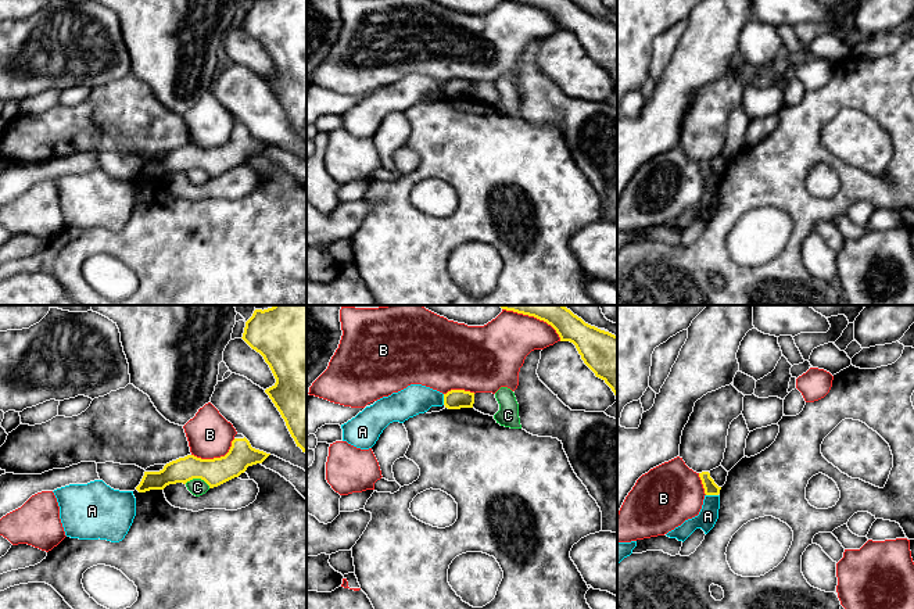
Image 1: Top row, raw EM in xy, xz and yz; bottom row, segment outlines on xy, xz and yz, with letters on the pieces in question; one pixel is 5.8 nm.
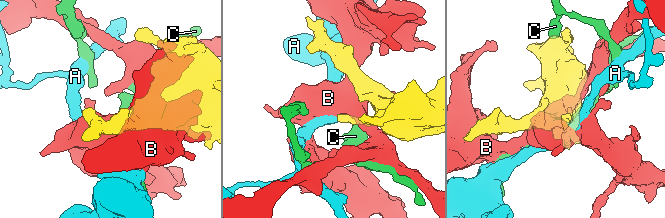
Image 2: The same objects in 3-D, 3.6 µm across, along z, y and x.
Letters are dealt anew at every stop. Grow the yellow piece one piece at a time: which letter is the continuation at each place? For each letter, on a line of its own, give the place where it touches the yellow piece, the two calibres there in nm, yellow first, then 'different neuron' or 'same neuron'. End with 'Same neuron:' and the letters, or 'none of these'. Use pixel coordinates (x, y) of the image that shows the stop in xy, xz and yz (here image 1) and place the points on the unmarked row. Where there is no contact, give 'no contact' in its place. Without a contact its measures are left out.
A: yz (712, 183) | 80/120 nm | different neuron
B: xy (215, 147) | 160/260 nm | different neuron
C: xy (197, 167) | 160/100 nm | different neuron
Same neuron: none of these

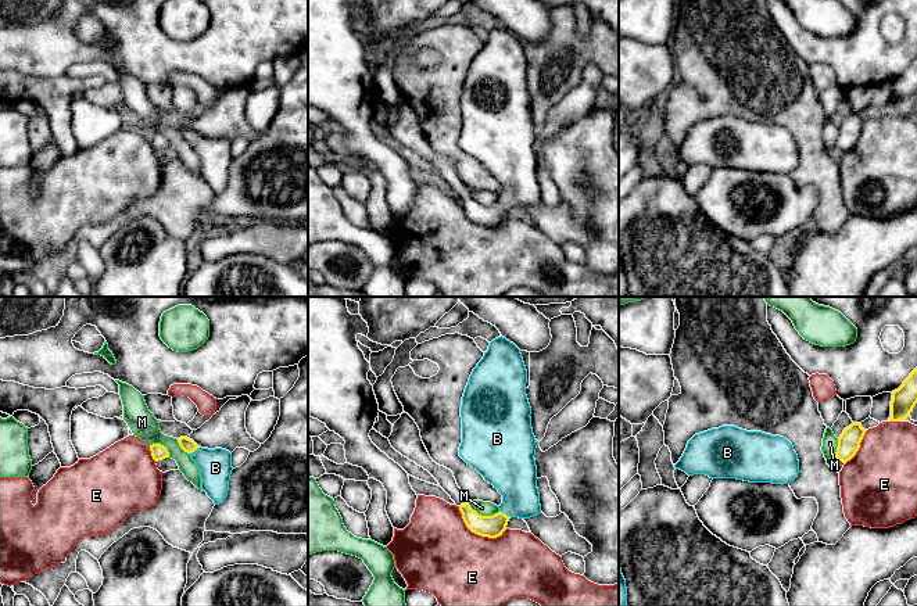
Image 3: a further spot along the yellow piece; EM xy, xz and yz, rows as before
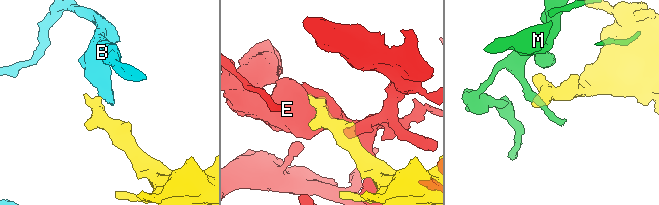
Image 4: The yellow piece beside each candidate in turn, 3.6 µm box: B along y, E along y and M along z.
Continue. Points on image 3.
B: xz (504, 203) | 130/280 nm | same neuron
E: xz (477, 223) | 130/480 nm | different neuron
M: xz (483, 205) | 130/80 nm | different neuron
Same neuron: B

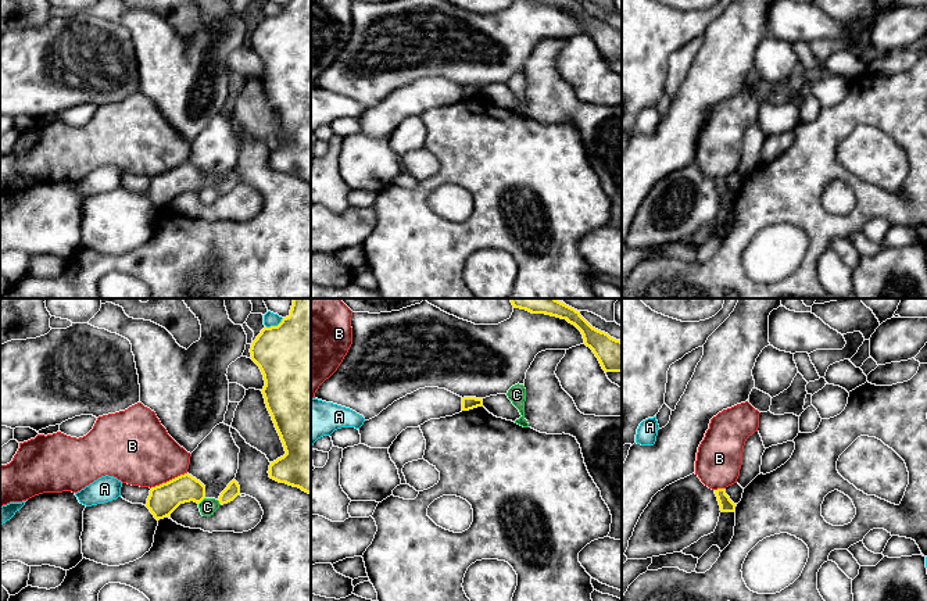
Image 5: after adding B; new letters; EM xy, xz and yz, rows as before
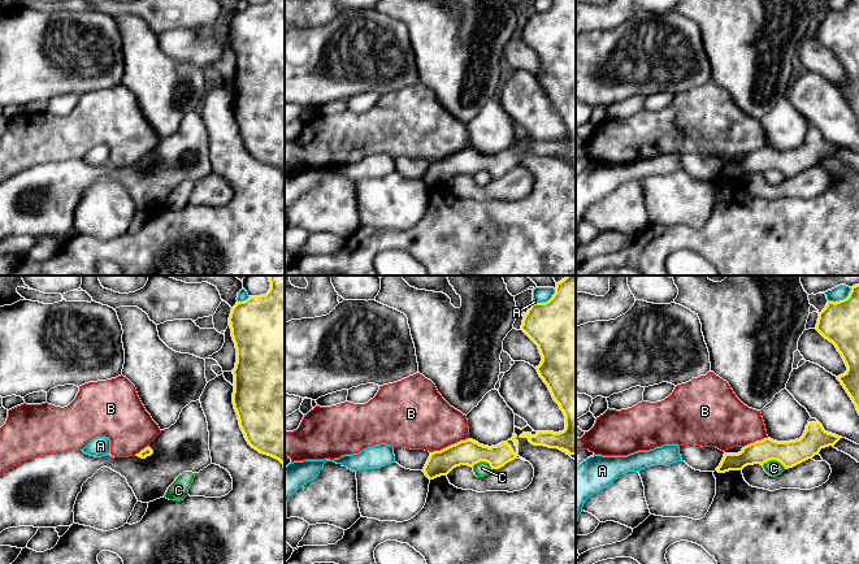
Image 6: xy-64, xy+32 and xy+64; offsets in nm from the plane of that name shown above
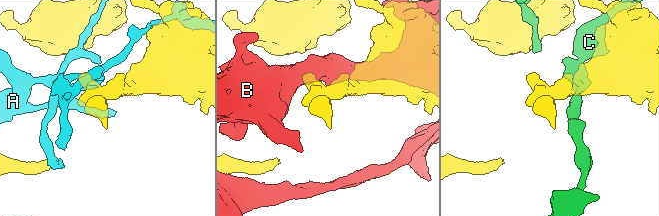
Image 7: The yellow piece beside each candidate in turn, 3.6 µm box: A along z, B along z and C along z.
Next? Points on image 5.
A: xy (274, 15) | 480/80 nm | different neuron
B: xy (169, 170) | 170/400 nm | different neuron
C: xy (201, 189) | 170/100 nm | different neuron
Same neuron: none of these

